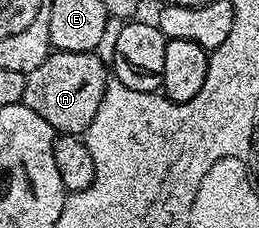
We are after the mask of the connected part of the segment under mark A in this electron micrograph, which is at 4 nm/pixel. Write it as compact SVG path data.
M53 51L34 71L26 75L24 105L39 114L58 134L80 136L88 131L110 83L110 68L96 52Z

